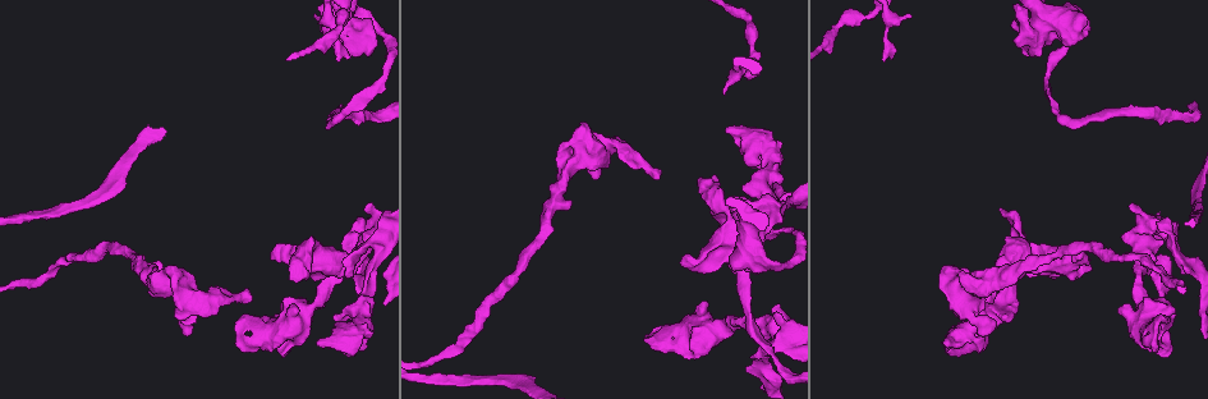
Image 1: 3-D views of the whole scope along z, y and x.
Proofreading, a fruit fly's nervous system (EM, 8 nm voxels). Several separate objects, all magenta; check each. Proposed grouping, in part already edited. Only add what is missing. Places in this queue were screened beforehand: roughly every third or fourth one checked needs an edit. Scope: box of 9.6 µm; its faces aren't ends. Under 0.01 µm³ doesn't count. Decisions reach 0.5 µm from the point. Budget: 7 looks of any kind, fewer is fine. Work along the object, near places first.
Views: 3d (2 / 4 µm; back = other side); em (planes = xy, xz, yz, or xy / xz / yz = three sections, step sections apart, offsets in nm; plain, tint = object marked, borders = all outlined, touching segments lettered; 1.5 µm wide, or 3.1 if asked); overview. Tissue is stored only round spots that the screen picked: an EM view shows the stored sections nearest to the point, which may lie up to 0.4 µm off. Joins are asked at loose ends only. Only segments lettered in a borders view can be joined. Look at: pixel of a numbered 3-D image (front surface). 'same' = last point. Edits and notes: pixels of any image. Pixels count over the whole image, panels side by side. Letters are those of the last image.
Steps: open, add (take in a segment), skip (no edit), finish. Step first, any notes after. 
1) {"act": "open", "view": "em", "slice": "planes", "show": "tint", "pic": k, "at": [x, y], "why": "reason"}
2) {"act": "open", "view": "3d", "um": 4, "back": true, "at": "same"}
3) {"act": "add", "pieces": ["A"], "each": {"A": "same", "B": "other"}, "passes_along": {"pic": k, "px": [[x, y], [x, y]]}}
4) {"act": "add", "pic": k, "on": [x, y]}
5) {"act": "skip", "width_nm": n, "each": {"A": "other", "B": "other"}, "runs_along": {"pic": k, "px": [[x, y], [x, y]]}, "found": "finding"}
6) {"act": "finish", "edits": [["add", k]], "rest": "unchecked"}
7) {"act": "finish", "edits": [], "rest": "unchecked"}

{"act": "open", "view": "em", "slice": "xy", "step": 8, "show": "borders", "pic": 1, "at": [290, 279], "why": "branch stops here"}

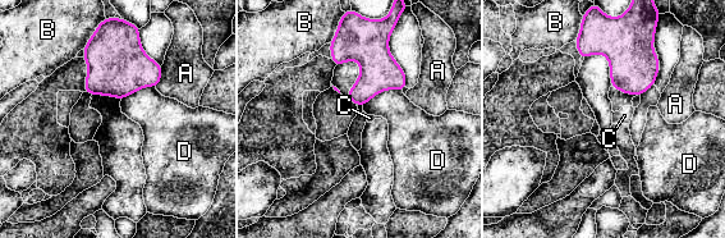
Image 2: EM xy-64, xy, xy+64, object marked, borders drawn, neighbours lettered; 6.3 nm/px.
{"act": "open", "view": "em", "slice": "planes", "show": "borders", "at": "same", "why": "another direction"}

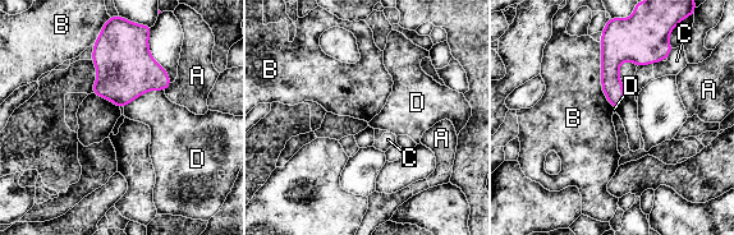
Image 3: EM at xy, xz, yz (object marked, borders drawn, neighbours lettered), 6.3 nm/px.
{"act": "skip", "each": {"A": "other", "B": "other", "C": "other", "D": "other"}, "border": {"pic": 3, "px": [[599, 42], [601, 92], [613, 109]]}, "found": "no lettered segment goes on from it"}

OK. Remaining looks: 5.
{"act": "open", "view": "em", "slice": "xz", "step": 8, "show": "tint", "pic": 1, "at": [688, 257], "why": "free end"}

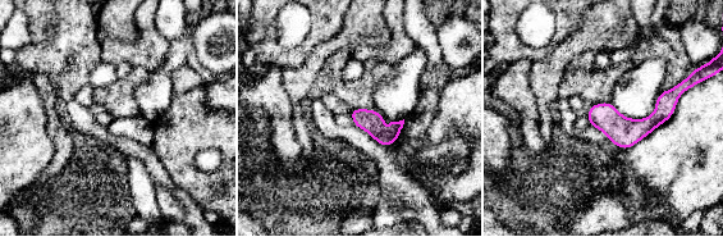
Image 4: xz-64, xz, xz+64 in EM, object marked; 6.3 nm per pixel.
{"act": "open", "view": "em", "slice": "planes", "show": "borders", "at": "same", "why": "another direction"}

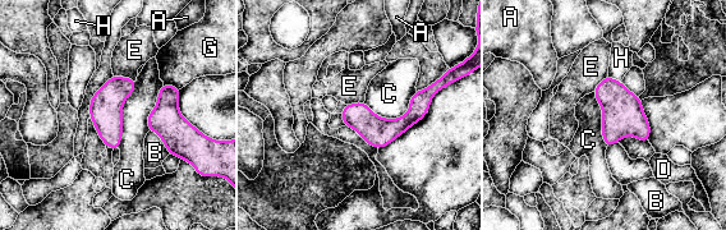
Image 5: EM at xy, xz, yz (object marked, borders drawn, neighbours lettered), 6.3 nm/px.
{"act": "skip", "each": {"A": "other", "B": "other", "C": "other", "D": "other", "E": "other", "G": "other", "H": "other"}, "border": {"pic": 5, "px": [[137, 79], [123, 106], [118, 148]]}, "found": "no lettered segment goes on from it"}

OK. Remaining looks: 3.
{"act": "open", "view": "3d", "um": 4, "pic": 1, "at": [890, 57], "why": "tapers out"}

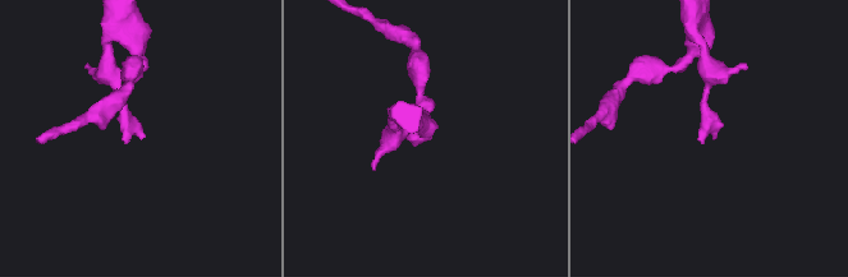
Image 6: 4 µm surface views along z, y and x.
{"act": "open", "view": "em", "slice": "xz", "step": 4, "show": "borders", "pic": 6, "at": [142, 138]}

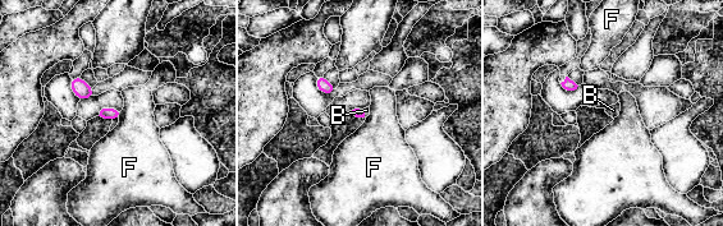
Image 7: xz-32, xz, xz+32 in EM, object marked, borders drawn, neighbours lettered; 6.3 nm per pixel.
{"act": "open", "view": "em", "slice": "planes", "show": "borders", "at": "same"}

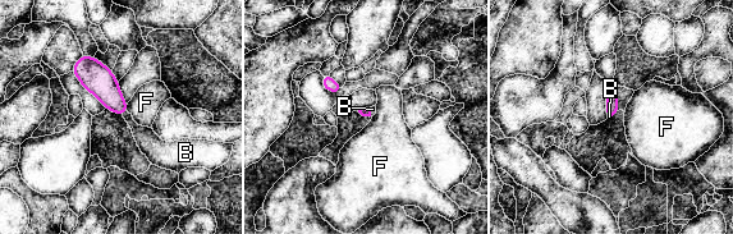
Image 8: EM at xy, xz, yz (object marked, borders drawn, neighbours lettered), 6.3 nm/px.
{"act": "add", "pieces": ["B"], "each": {"B": "same", "F": "other"}, "passes_along": {"pic": 8, "px": [[101, 82], [124, 113], [150, 143]]}, "found": "the neuron continues"}

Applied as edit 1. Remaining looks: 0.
{"act": "finish", "edits": [["add", 8]], "rest": "unchecked"}

